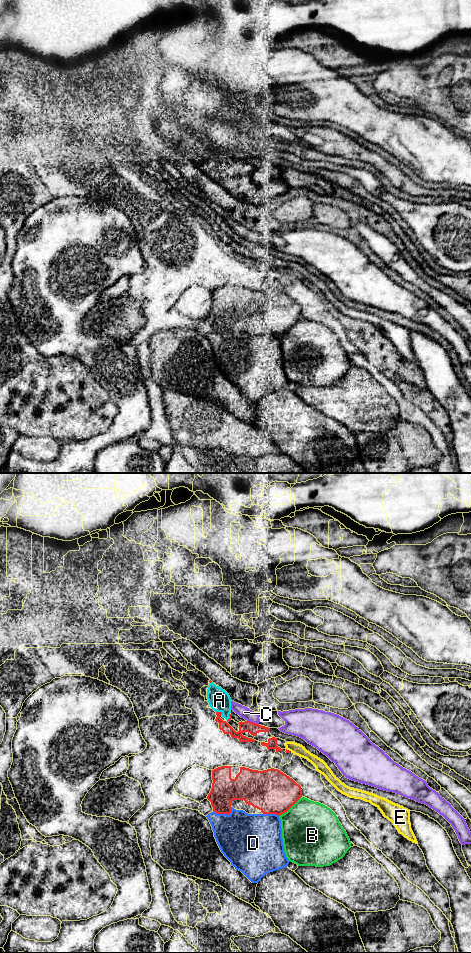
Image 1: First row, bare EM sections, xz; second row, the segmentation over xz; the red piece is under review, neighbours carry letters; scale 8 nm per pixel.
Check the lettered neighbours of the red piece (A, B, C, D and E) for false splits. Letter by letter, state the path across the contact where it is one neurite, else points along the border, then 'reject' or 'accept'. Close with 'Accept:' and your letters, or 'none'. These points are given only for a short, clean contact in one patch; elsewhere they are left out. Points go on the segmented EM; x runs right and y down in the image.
A: border along xz (216, 711), (219, 711), (221, 715); reject
B: reject
C: reject
D: reject
E: reject
Accept: none

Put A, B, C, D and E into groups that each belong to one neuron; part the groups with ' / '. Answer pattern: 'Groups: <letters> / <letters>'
Groups: A E / B / C / D

